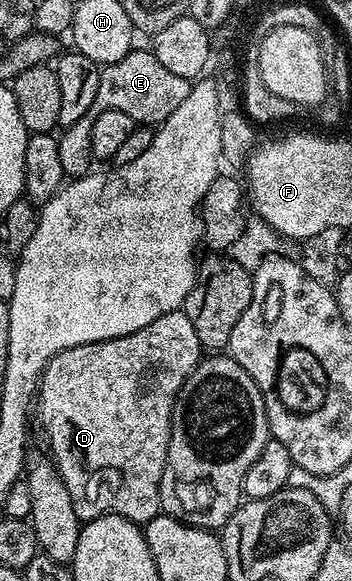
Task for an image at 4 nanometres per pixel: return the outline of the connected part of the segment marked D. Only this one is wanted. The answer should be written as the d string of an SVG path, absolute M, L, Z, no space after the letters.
M183 309L166 312L166 316L158 316L158 320L146 324L146 328L138 328L138 332L130 332L126 336L118 336L114 340L82 344L78 348L70 348L58 352L48 361L48 366L40 375L38 393L34 398L34 418L40 421L44 434L48 437L47 449L55 465L56 471L62 476L66 484L66 492L70 492L70 500L74 500L74 512L82 520L100 518L103 514L117 514L126 520L137 524L149 522L154 515L161 513L160 481L166 464L166 452L170 448L170 432L172 431L172 406L184 381L190 372L200 363L202 347L198 340L198 332L194 332L194 324L190 324L190 316L184 314Z

